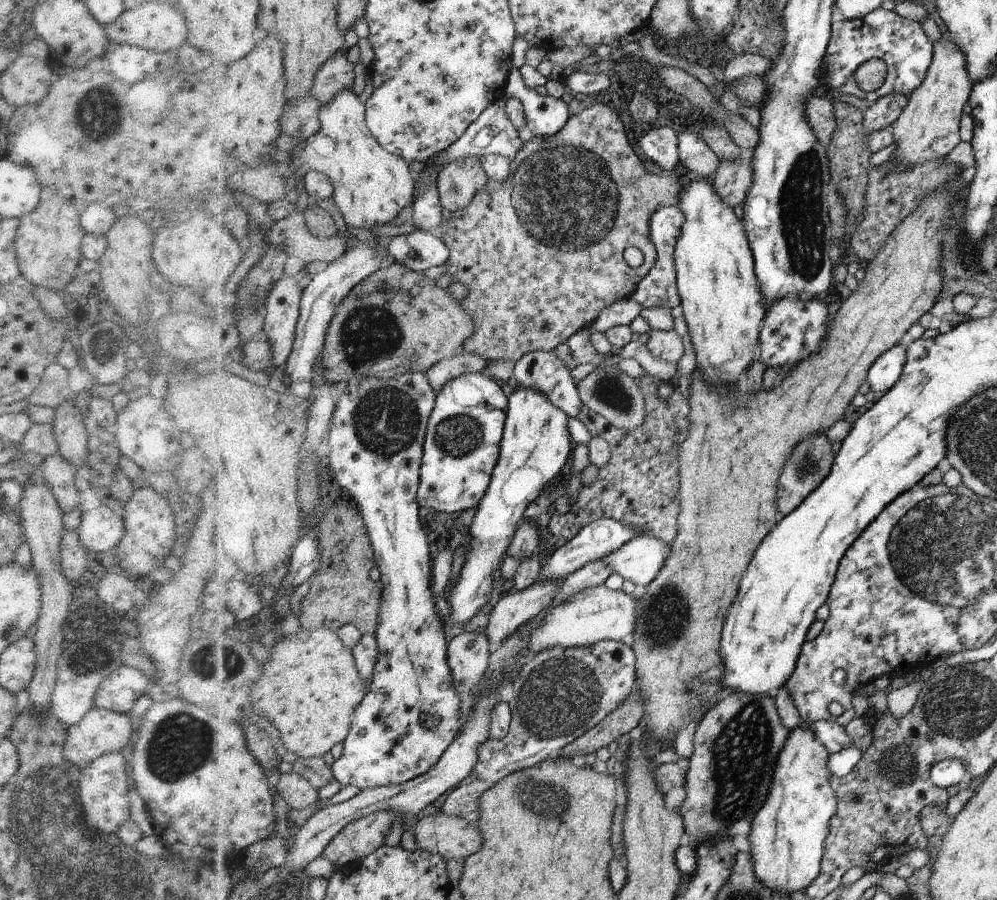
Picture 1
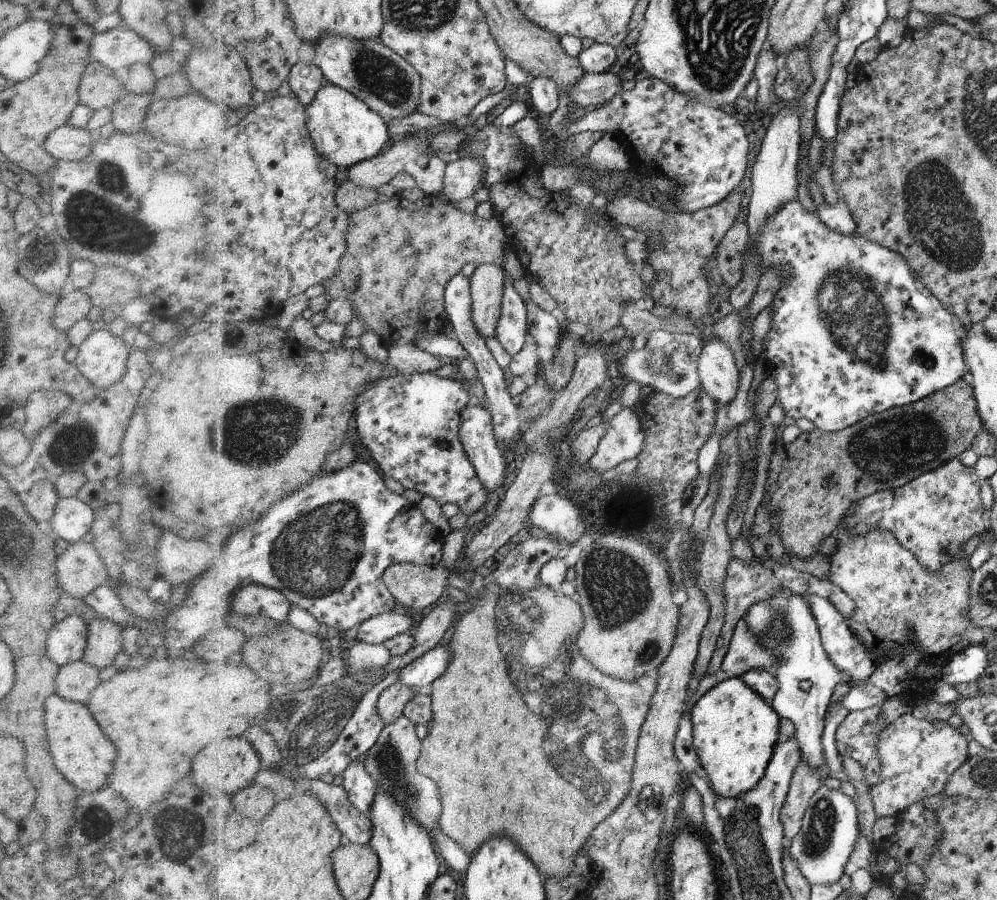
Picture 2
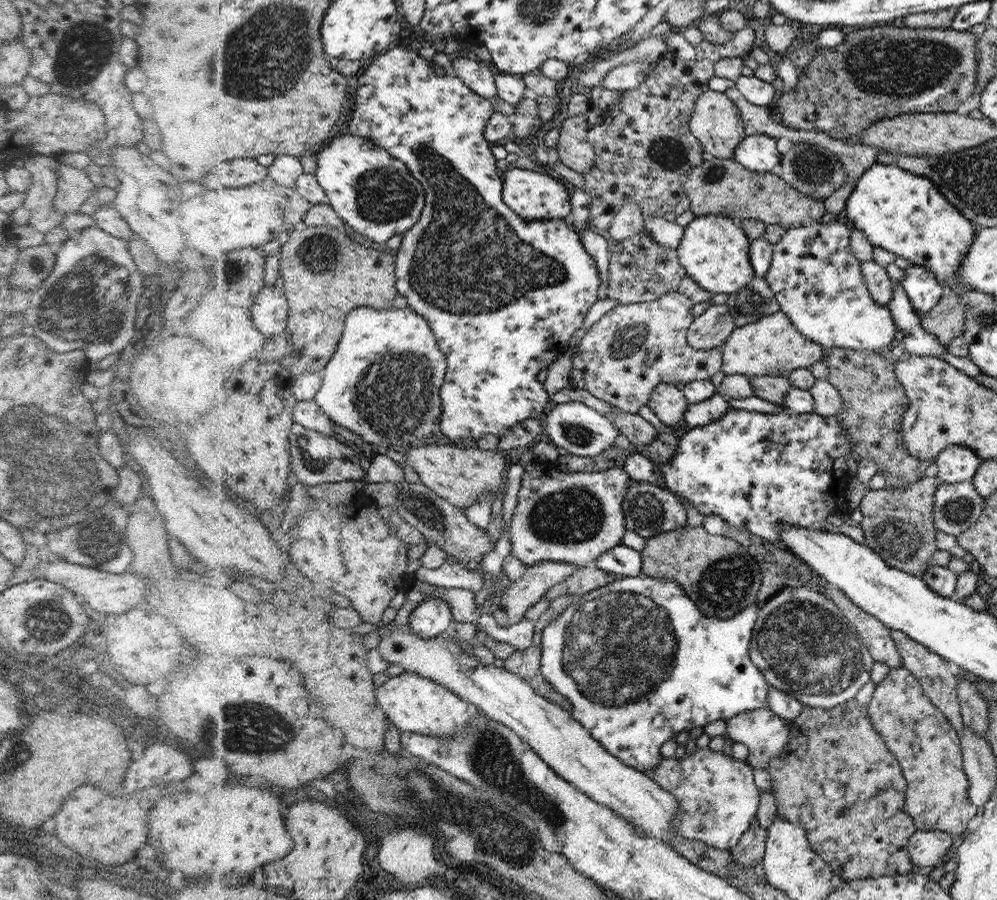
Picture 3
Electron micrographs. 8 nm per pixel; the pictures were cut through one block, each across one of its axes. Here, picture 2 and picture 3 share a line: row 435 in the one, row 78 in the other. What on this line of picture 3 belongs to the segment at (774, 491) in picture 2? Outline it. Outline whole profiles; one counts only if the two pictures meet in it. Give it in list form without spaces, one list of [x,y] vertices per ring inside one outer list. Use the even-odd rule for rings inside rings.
[[[892,24],[882,28],[847,30],[841,44],[818,47],[813,60],[798,74],[794,90],[783,91],[781,84],[778,85],[774,109],[780,112],[780,122],[789,128],[822,131],[837,140],[860,135],[874,123],[895,115],[955,112],[960,103],[974,93],[980,76],[980,63],[976,63],[977,59],[980,60],[980,51],[976,50],[976,41],[970,30],[912,30],[896,28]]]

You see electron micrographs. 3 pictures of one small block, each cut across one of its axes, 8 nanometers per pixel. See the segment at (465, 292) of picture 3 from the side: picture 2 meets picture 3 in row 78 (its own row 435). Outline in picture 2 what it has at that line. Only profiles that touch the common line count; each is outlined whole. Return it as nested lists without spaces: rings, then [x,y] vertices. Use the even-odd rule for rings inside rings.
[[[432,368],[413,375],[405,375],[404,373],[394,372],[394,375],[388,375],[380,380],[371,382],[365,388],[365,391],[359,394],[357,408],[357,431],[359,432],[359,436],[363,444],[370,450],[374,464],[377,462],[381,470],[384,471],[387,476],[392,476],[394,479],[400,481],[406,490],[412,488],[424,494],[426,497],[434,497],[442,504],[448,504],[448,502],[457,504],[460,511],[465,515],[473,515],[474,513],[477,513],[482,506],[489,507],[492,498],[488,495],[487,490],[481,483],[481,479],[477,477],[476,468],[473,466],[473,463],[471,462],[469,455],[463,446],[461,428],[463,425],[463,409],[467,407],[466,404],[468,404],[468,392],[466,392],[466,388],[462,386],[462,381],[457,381],[453,378],[444,378],[436,373],[436,371],[433,371]],[[442,440],[448,444],[447,448],[442,448],[442,446],[440,446],[440,442]]]

